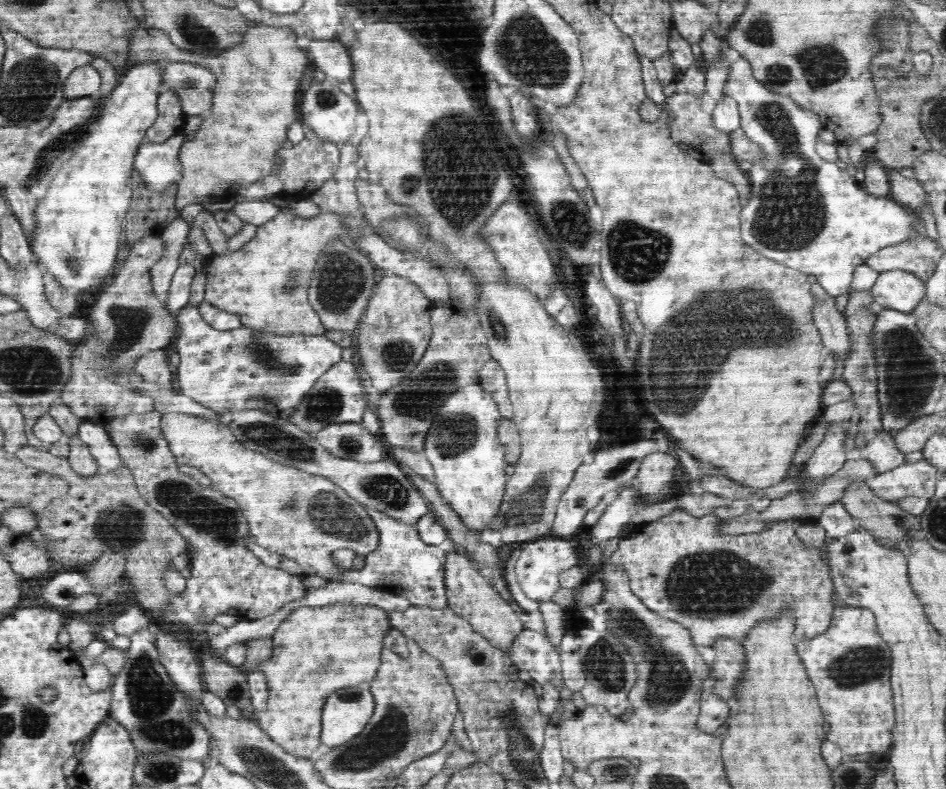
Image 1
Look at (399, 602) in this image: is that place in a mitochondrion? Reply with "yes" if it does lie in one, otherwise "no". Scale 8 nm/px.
no

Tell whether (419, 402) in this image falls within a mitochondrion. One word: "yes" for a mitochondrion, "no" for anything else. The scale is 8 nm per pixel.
yes

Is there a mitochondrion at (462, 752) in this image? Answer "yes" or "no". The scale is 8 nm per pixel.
no

